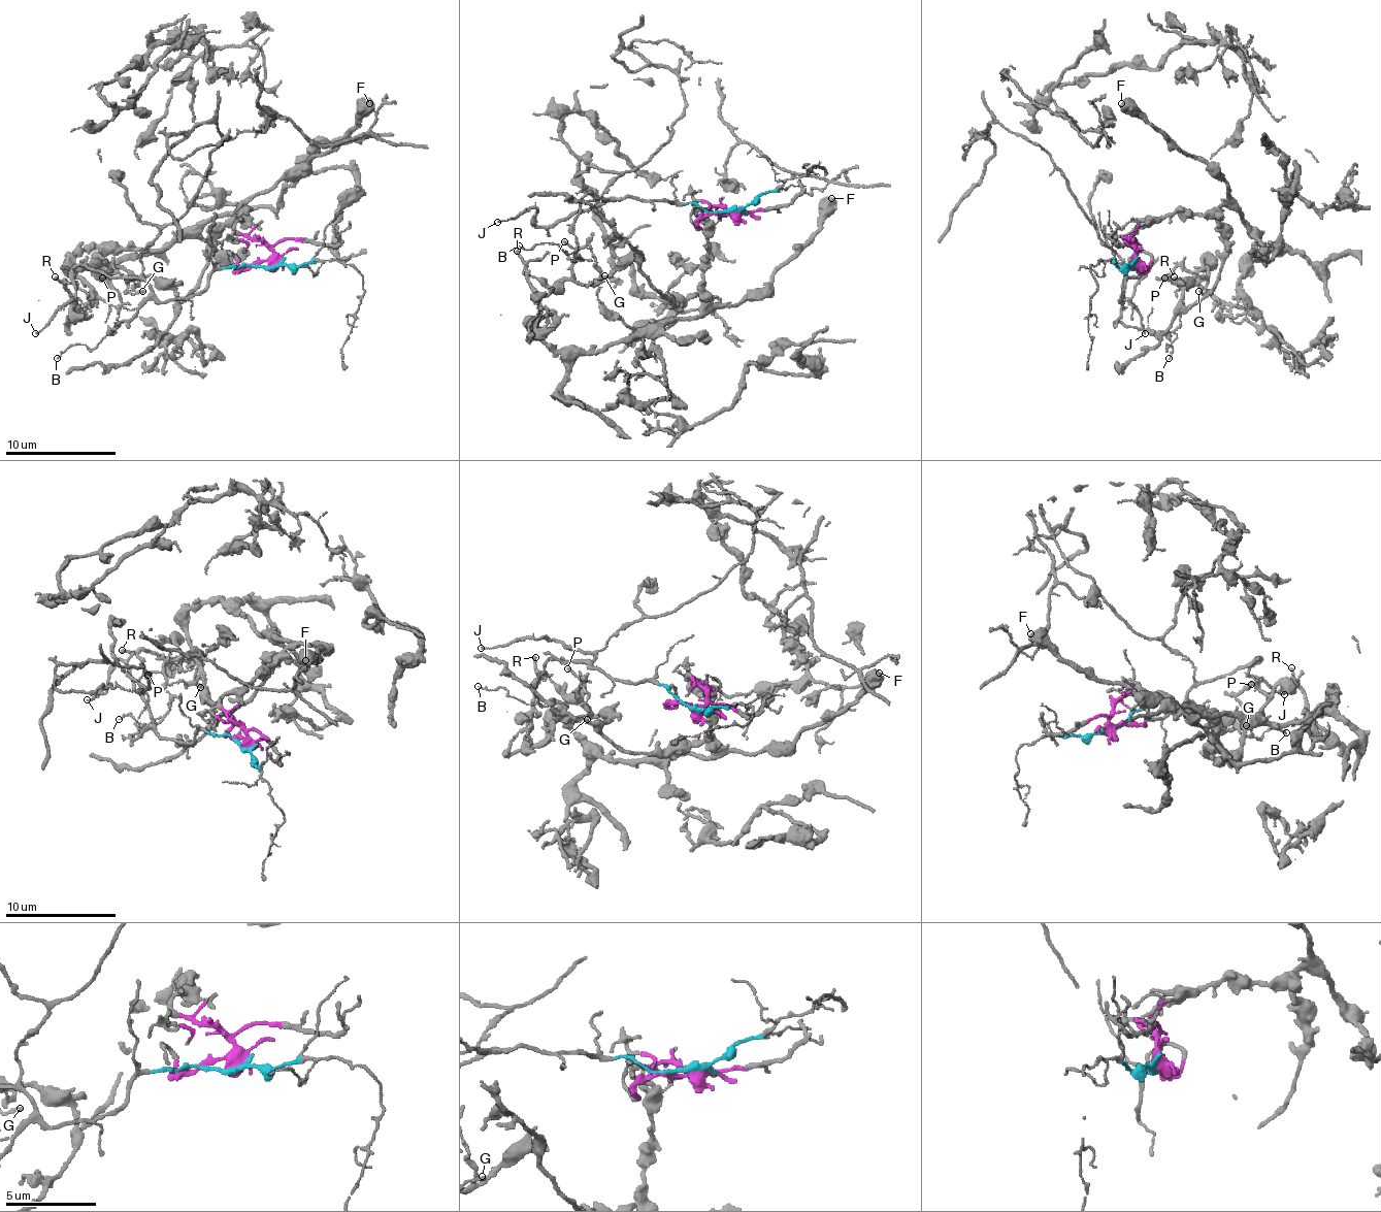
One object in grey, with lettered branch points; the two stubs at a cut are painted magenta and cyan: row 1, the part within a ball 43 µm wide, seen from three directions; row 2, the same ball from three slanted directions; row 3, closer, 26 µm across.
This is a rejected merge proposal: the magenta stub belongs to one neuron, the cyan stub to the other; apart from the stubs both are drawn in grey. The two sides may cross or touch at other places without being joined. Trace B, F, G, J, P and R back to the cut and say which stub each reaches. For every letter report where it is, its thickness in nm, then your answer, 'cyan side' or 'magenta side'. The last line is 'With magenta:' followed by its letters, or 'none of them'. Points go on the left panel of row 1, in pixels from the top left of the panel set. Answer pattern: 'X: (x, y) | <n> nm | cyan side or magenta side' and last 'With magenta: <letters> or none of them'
B: (57, 358) | 110 nm | cyan side
F: (369, 103) | 700 nm | magenta side
G: (142, 291) | 180 nm | magenta side
J: (35, 333) | 110 nm | cyan side
P: (102, 277) | 170 nm | magenta side
R: (55, 276) | 160 nm | magenta side
With magenta: F, G, P, R

